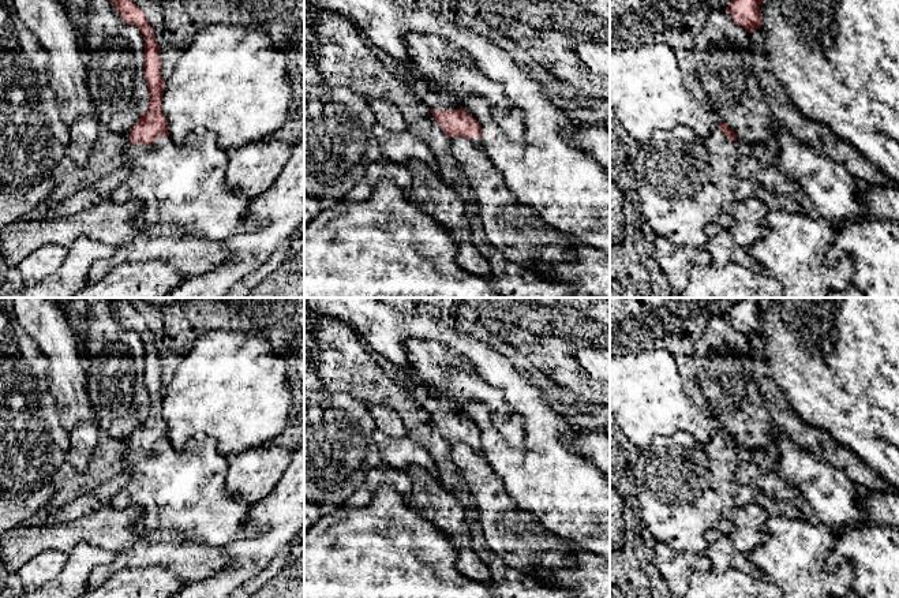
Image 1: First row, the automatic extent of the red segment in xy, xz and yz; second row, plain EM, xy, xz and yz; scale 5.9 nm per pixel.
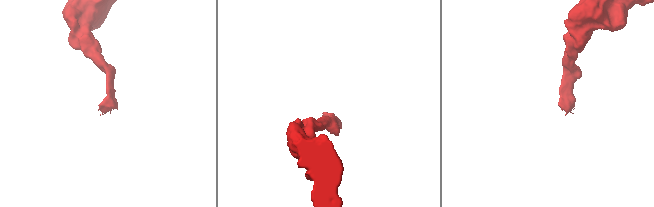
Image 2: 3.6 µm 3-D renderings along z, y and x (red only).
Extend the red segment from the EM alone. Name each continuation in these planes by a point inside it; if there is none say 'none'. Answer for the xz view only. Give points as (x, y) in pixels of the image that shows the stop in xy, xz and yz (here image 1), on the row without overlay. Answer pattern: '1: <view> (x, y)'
1: xz (434, 365)

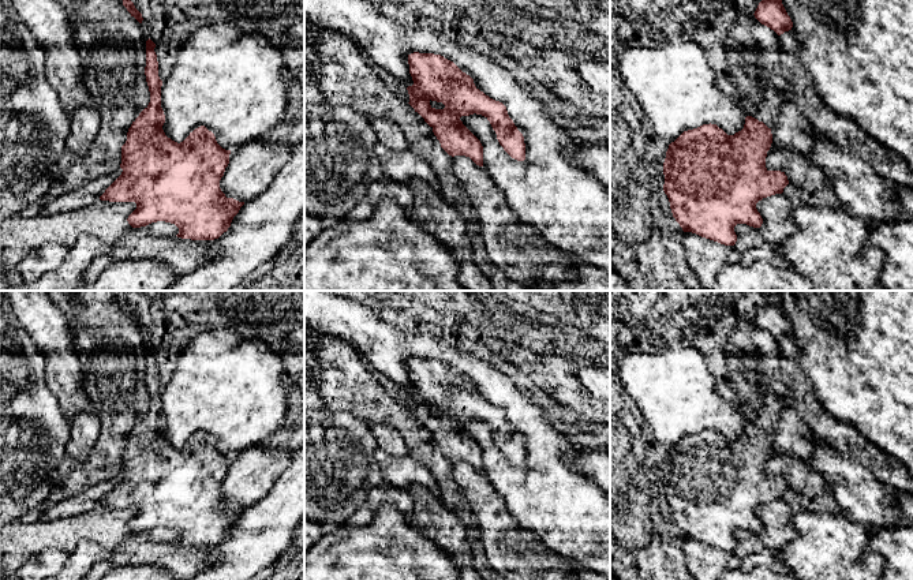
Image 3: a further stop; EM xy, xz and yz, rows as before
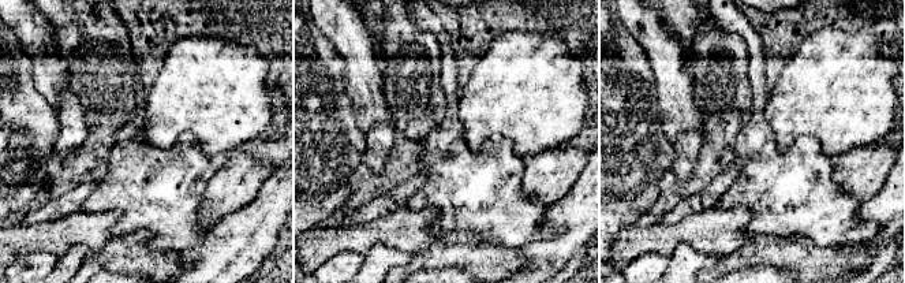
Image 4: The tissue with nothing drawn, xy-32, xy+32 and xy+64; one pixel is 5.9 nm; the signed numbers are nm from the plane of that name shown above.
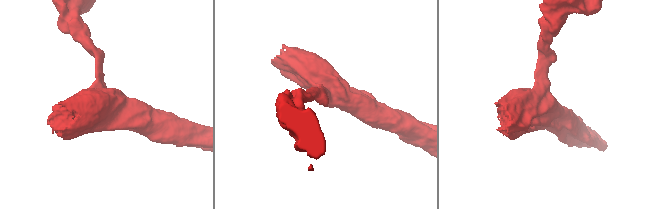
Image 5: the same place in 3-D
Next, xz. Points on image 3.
none

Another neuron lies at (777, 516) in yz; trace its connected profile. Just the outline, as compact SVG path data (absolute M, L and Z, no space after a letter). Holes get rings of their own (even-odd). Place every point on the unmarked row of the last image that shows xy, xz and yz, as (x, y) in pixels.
M785 499L763 504L756 509L763 524L762 542L772 551L782 550L796 536L794 512Z

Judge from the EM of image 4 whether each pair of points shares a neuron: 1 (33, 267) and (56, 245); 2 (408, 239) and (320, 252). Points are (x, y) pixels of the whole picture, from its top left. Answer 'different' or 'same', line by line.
1: different
2: same

